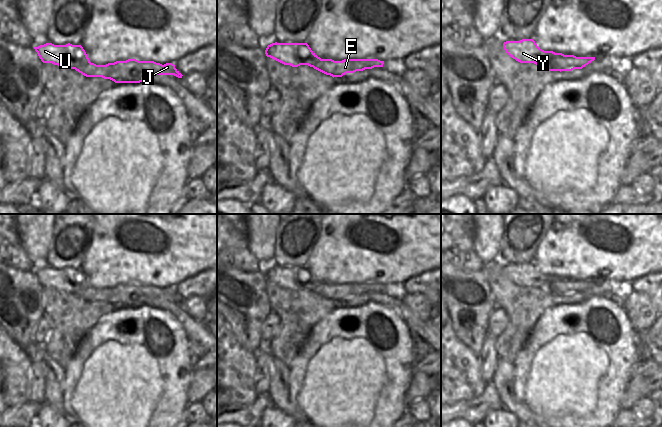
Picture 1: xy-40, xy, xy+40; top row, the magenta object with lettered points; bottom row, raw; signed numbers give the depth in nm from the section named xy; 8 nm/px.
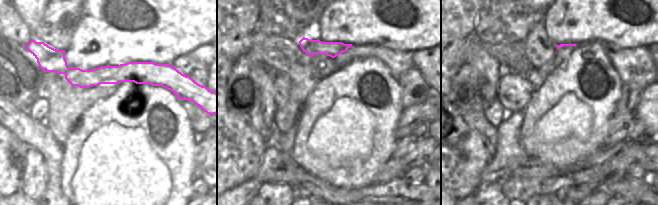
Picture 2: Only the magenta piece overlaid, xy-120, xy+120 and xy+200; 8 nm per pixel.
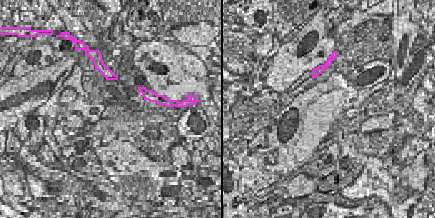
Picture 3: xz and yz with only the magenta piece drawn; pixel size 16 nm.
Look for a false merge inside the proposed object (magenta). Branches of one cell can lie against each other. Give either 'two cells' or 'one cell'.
two cells

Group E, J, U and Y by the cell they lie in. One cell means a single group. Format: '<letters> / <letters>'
E J / U Y

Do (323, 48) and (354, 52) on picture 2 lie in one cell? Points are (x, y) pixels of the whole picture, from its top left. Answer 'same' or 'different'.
same

